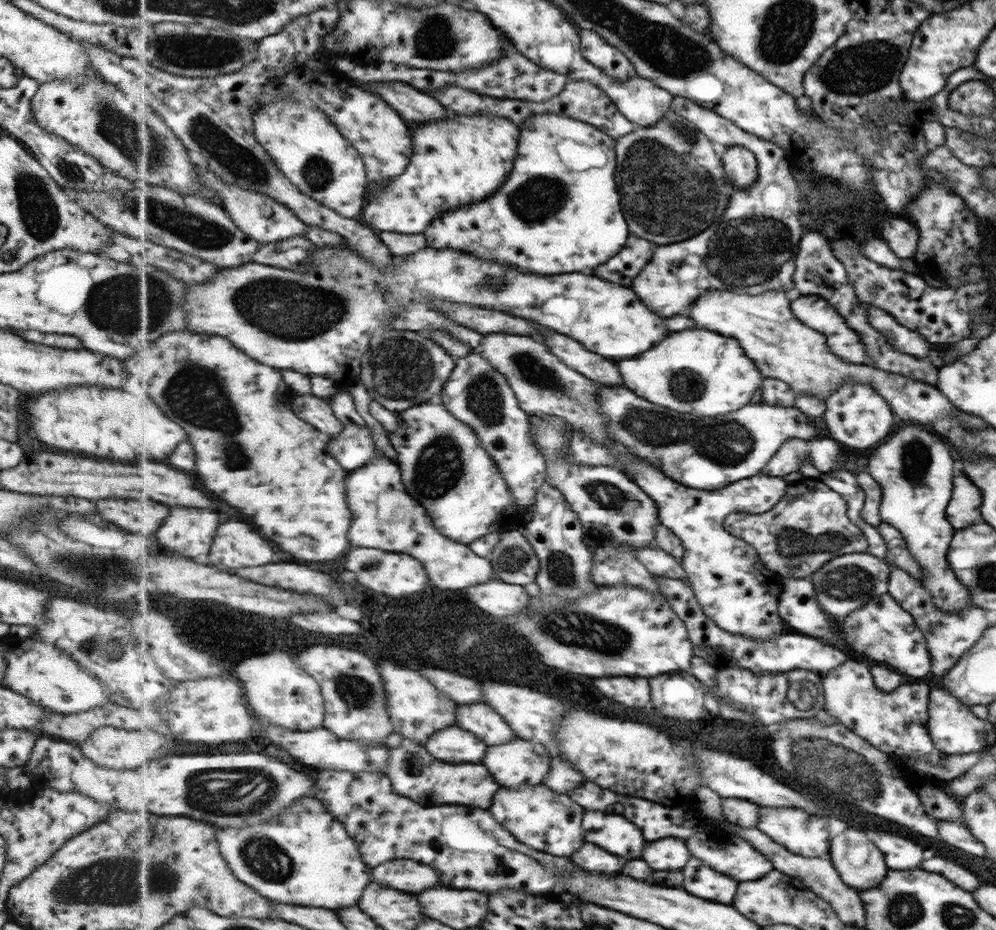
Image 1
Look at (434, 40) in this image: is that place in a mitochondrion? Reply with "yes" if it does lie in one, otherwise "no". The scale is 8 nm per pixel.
yes

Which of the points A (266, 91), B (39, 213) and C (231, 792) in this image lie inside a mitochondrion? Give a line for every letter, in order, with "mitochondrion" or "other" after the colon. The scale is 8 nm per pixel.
A: other
B: mitochondrion
C: mitochondrion

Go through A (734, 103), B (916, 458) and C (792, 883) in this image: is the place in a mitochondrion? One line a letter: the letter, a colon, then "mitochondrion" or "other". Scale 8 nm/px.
A: other
B: mitochondrion
C: other

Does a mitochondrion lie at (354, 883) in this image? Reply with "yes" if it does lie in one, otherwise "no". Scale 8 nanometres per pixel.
no

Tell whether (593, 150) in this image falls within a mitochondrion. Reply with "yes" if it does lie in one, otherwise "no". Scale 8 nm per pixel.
no

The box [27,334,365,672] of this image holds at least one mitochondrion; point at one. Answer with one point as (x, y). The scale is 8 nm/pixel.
(195, 393)

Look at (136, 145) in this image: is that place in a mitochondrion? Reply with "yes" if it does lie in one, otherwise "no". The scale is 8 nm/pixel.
yes

